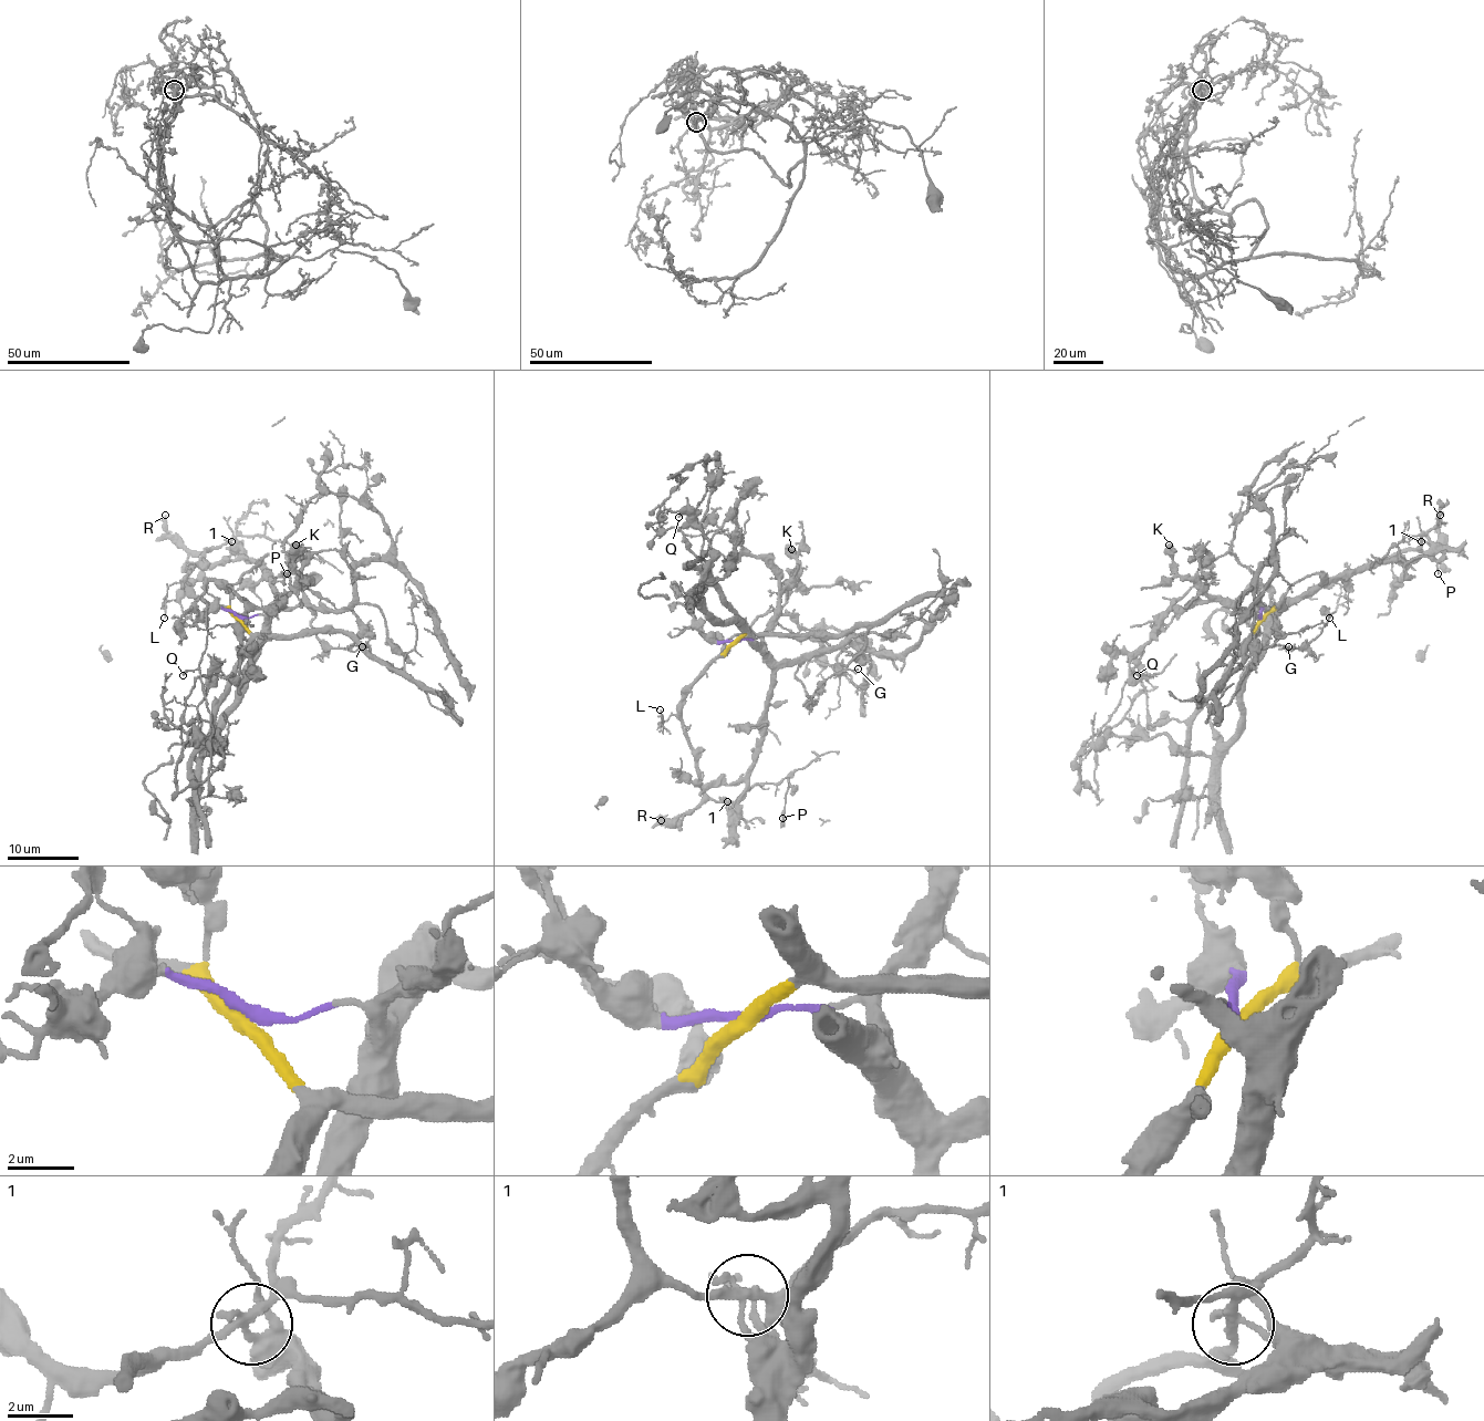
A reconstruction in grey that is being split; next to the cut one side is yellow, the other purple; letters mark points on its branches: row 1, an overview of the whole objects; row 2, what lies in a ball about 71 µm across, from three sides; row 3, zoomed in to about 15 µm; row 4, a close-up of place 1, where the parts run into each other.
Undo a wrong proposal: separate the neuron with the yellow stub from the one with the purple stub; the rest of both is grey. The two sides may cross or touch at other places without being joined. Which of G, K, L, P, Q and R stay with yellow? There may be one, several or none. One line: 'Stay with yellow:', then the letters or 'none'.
Stay with yellow: G, L, P, R

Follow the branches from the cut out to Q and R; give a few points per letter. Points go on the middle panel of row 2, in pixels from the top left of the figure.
Q: (734, 642), (766, 629), (778, 604), (776, 574), (730, 537), (703, 537), (693, 514), (678, 517)
R: (734, 642), (696, 681), (682, 705), (684, 734), (691, 745), (699, 780), (699, 804), (682, 815), (661, 819)

